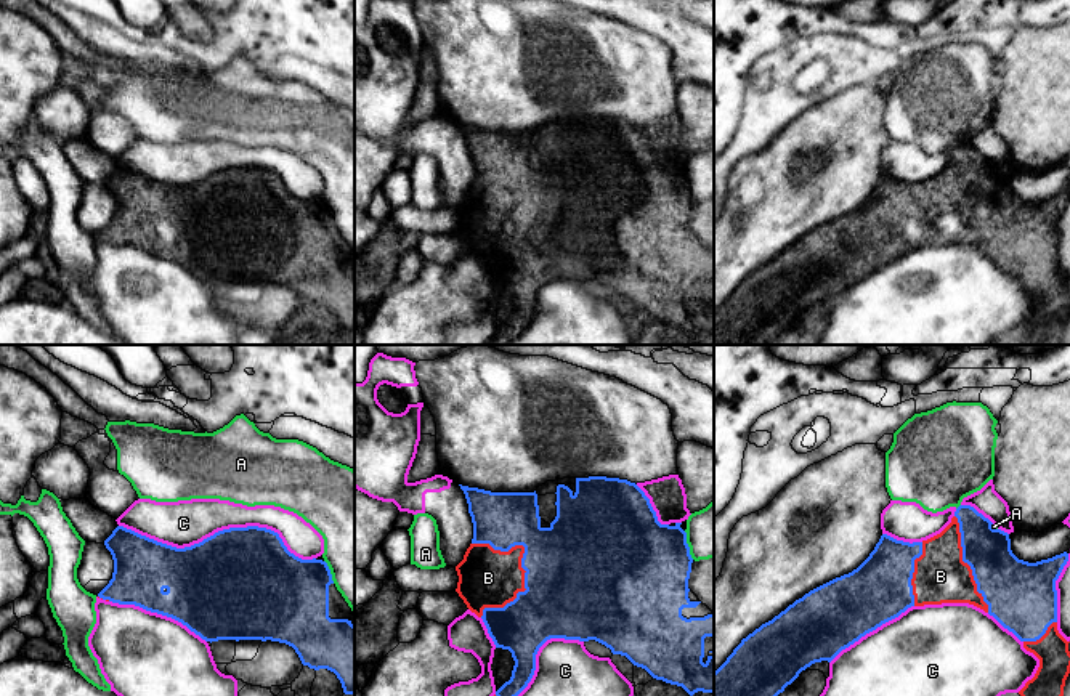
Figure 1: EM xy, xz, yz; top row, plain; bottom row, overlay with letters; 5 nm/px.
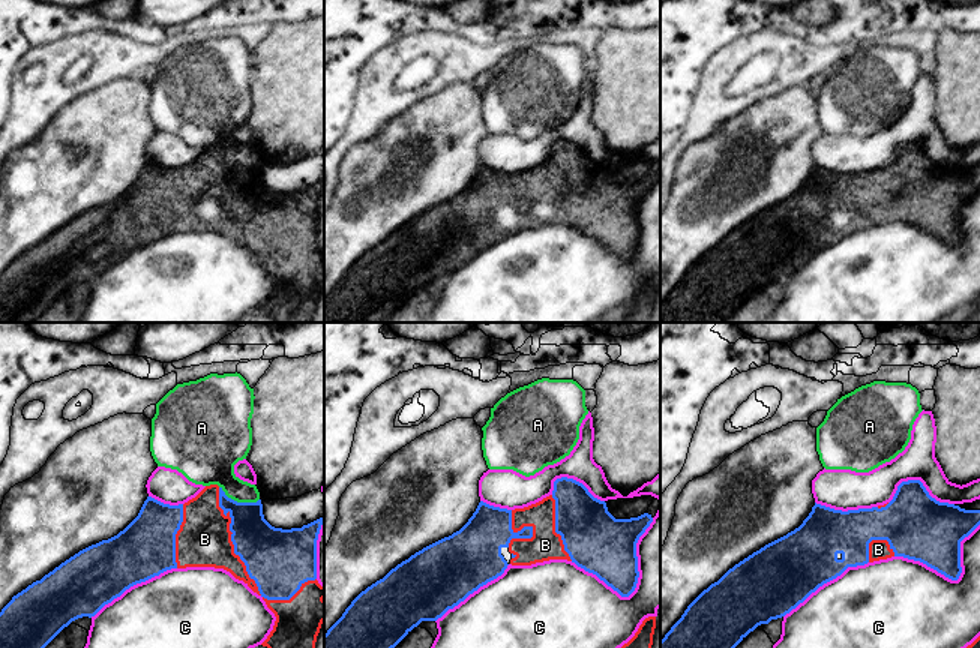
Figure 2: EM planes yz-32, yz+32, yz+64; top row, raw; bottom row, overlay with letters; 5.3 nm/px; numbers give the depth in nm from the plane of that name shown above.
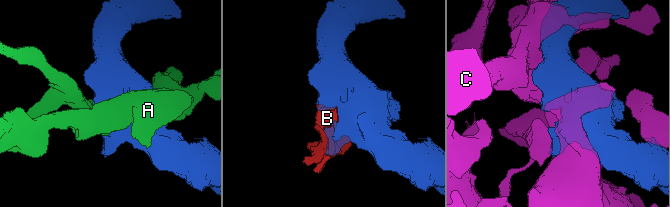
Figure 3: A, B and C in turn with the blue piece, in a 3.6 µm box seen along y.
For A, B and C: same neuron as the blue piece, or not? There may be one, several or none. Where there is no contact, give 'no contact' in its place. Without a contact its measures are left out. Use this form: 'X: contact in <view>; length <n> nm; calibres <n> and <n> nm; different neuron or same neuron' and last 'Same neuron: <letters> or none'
A: contact in xz; length 150 nm; calibres 480 and 260 nm; different neuron
B: contact in xz; length 420 nm; calibres 460 and 300 nm; same neuron
C: contact in xy; length 1000 nm; calibres 500 and 240 nm; different neuron
Same neuron: B

